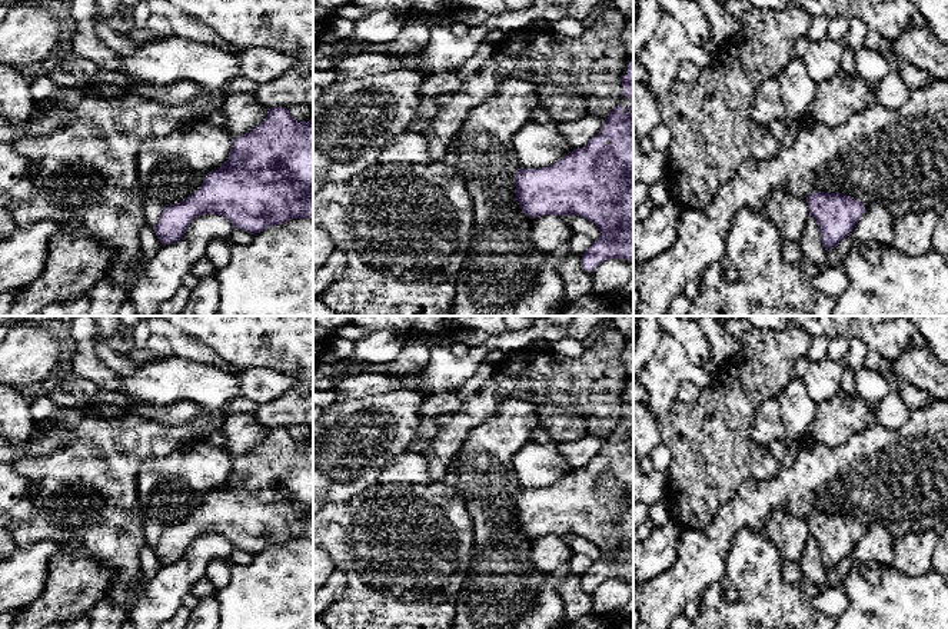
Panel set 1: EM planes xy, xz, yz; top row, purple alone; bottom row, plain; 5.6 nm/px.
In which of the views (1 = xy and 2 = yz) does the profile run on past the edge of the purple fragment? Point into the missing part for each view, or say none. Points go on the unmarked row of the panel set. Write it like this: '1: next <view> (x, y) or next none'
1: next none
2: next none

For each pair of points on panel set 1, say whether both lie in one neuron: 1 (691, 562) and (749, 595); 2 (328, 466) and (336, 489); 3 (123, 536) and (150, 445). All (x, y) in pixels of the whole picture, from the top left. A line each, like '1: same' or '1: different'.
1: different
2: same
3: same

